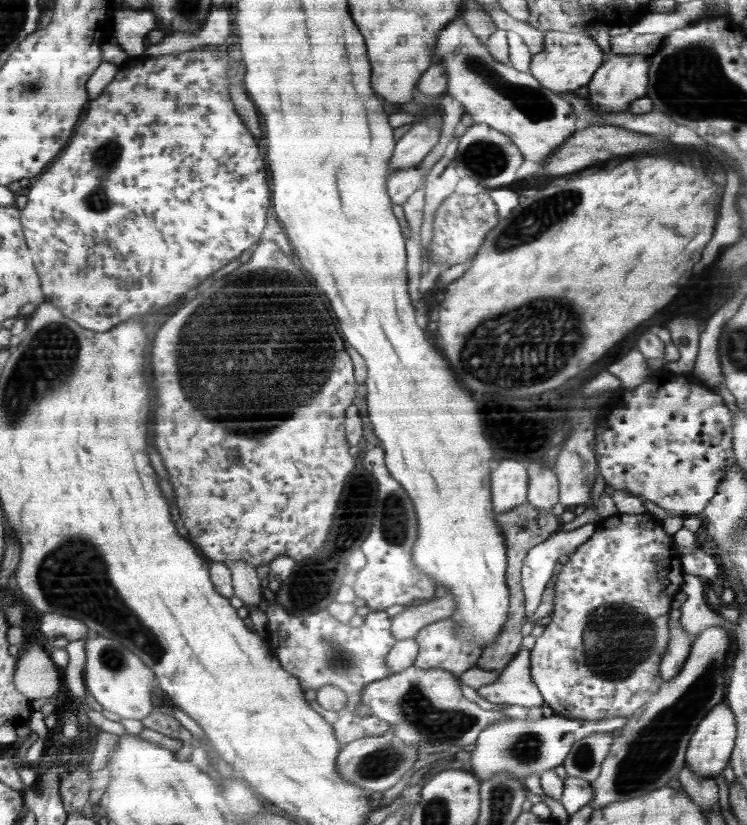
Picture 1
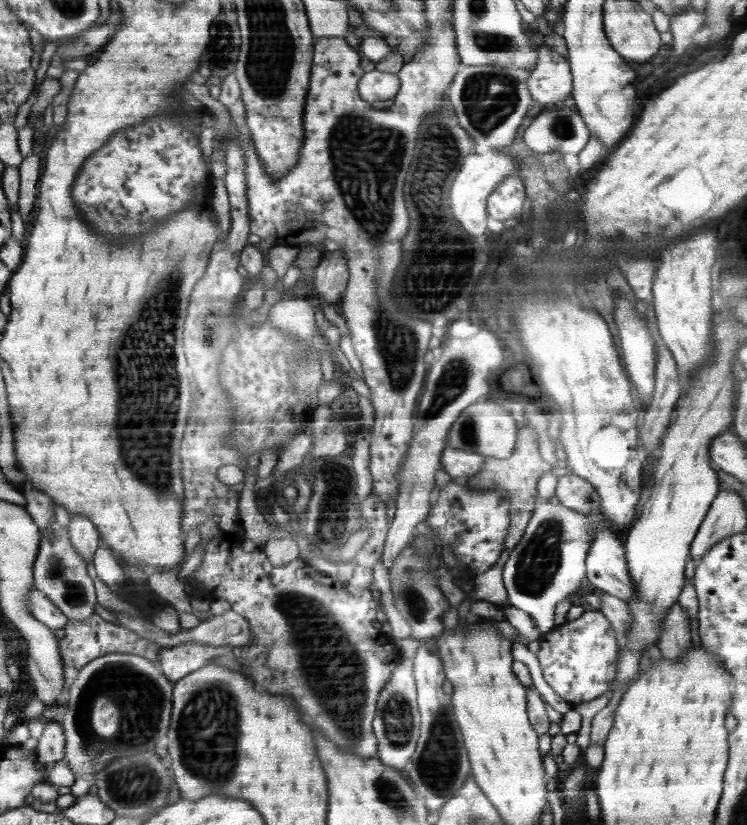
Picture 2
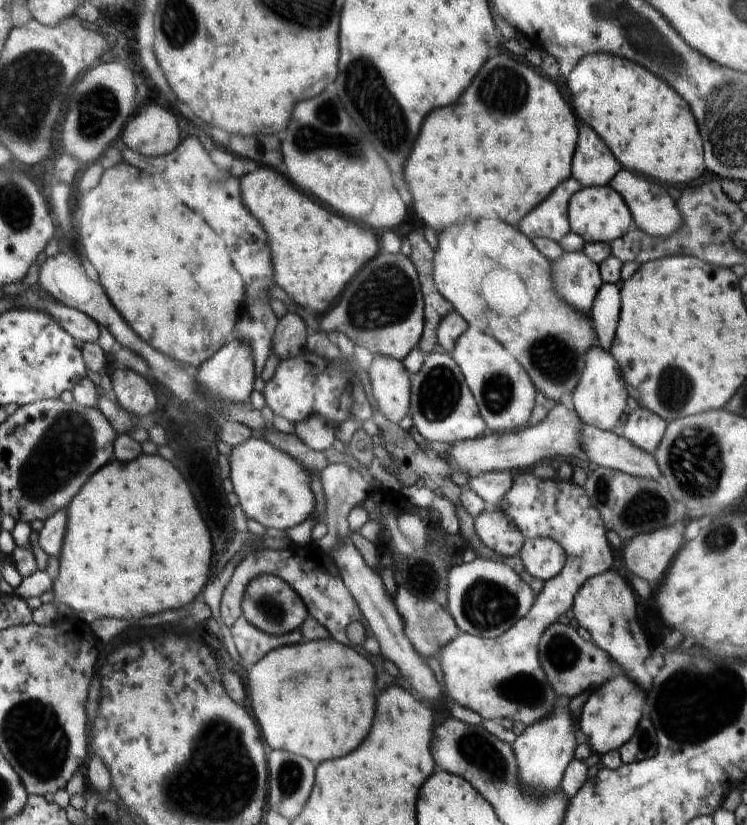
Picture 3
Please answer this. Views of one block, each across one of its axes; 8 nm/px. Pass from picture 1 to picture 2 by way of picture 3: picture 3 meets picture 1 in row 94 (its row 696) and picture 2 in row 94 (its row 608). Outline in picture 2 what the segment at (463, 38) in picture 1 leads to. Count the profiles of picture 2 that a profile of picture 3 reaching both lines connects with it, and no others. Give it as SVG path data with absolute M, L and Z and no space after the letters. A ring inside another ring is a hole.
M548 45L542 46L544 54L528 76L526 87L542 107L560 106L574 91L574 74L569 61Z

